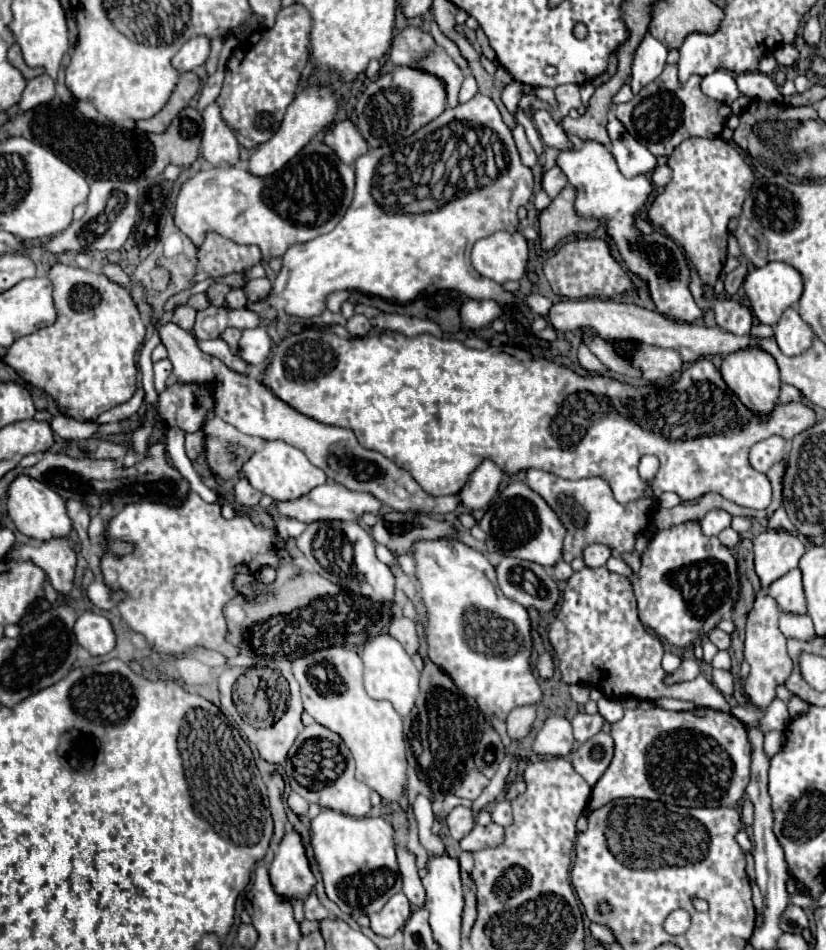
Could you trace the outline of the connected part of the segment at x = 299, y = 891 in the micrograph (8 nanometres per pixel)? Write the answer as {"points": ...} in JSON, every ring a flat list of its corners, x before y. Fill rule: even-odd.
{"points":[[296,830,284,834,270,864,270,880,274,882,274,890,290,900,306,898,316,884,302,836]]}

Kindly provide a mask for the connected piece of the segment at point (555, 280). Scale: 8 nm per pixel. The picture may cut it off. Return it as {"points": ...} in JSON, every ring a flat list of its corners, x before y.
{"points":[[574,238,558,246,558,250,542,264,542,272,550,282,550,288,556,296,566,298,600,298,612,300,628,290,634,290,630,272,612,256,610,244,604,238]]}

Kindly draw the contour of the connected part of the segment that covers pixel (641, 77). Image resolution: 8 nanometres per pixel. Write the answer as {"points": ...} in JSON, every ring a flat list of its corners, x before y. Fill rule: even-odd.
{"points":[[646,34,642,38,642,42,634,52,632,76,630,76,630,86,634,94,638,94,638,90,646,86,646,82,658,78,658,74,664,70,666,56,668,56,668,48,660,40,656,40,652,34]]}

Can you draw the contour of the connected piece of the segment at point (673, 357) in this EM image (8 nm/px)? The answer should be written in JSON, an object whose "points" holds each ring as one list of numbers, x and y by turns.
{"points":[[638,344,638,350,632,354,632,364,642,370,642,376,646,380,658,382,678,372,682,366,682,358,674,350]]}

